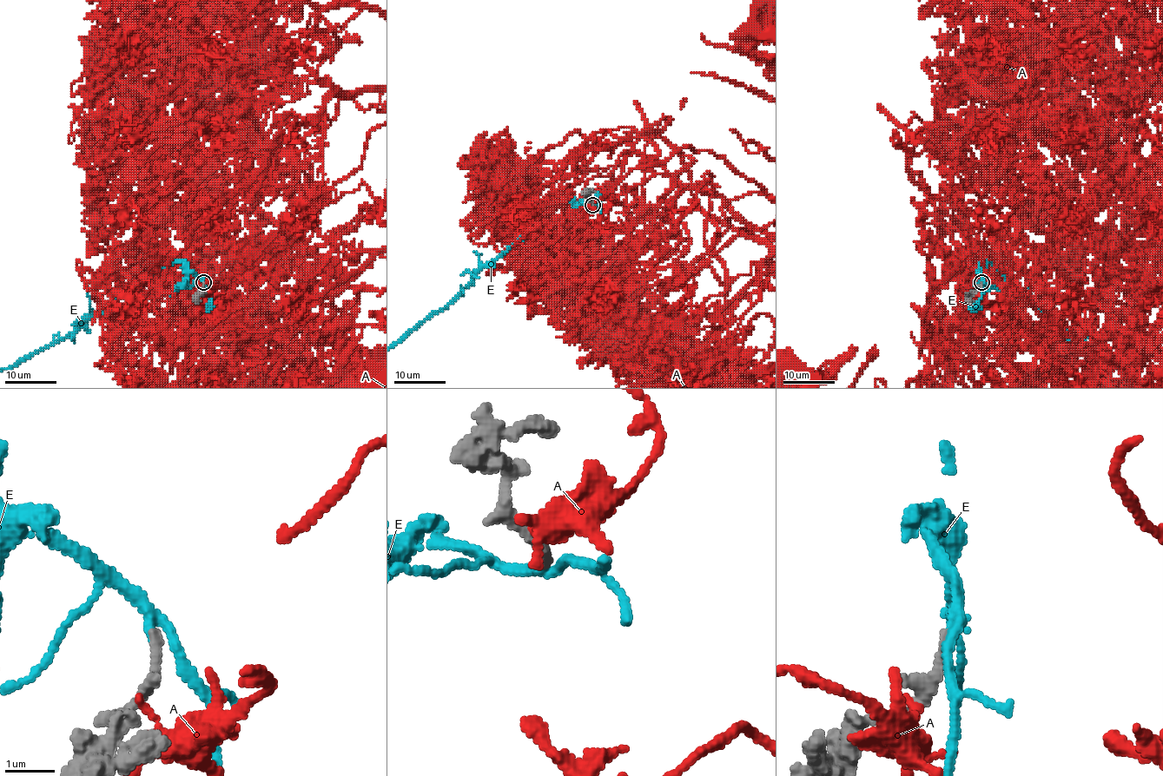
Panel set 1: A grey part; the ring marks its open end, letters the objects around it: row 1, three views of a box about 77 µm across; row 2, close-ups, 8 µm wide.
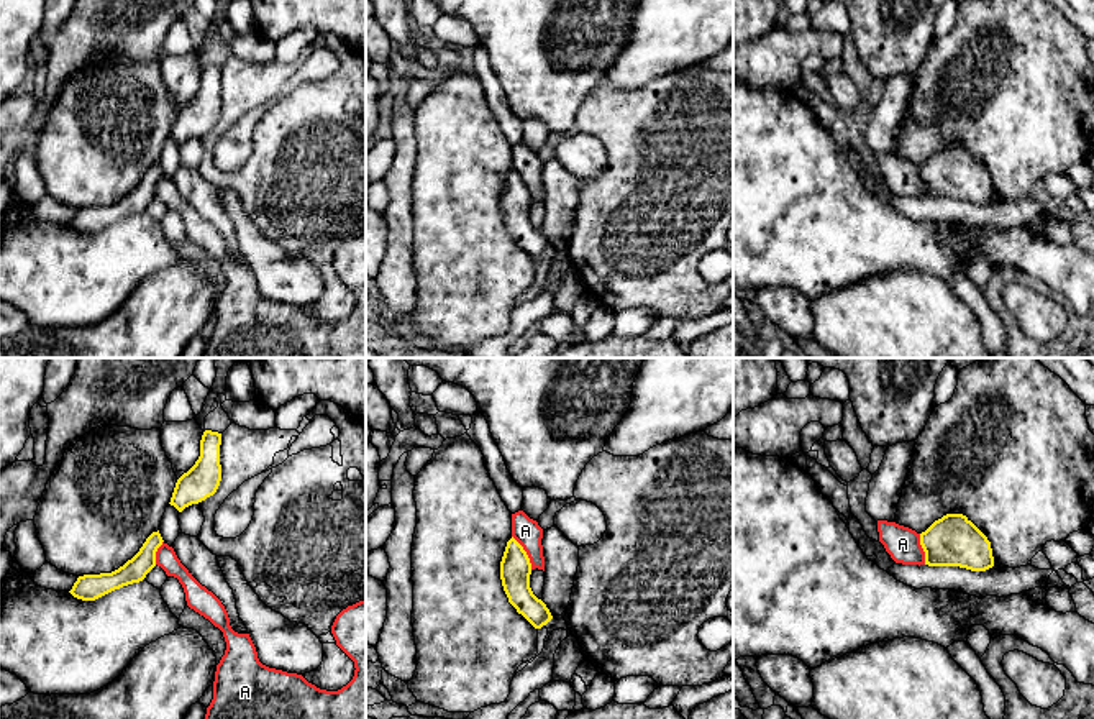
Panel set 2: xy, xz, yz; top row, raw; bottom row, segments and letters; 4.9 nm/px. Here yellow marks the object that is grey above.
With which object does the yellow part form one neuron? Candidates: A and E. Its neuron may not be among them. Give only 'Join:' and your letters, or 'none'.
Join: E

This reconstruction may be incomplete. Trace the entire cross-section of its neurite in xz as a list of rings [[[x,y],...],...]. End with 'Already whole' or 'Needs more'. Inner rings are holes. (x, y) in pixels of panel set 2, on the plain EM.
[[[512,169],[507,174],[502,194],[500,212],[508,235],[535,261],[546,258],[553,248],[546,236],[530,220],[531,195],[523,179]]]. Already whole

